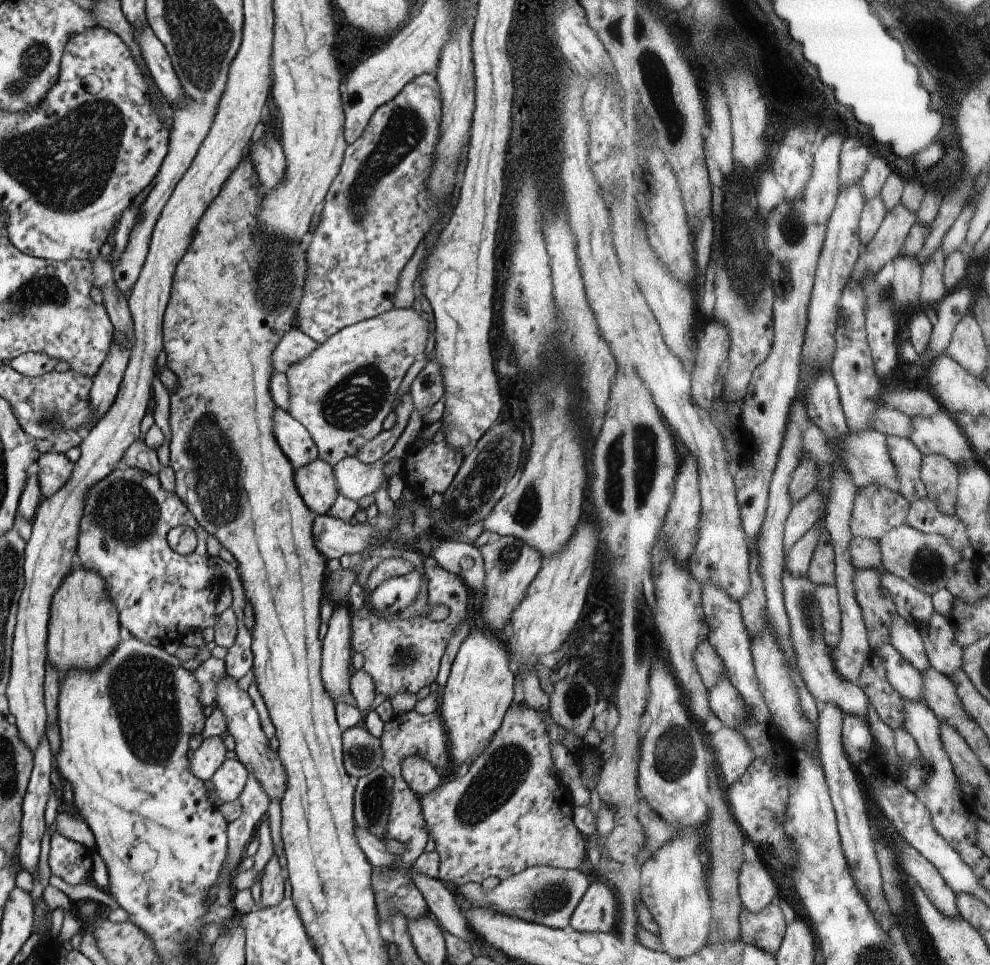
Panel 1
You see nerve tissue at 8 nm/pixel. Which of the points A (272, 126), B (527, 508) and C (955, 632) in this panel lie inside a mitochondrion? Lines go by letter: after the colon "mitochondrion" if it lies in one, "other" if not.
A: other
B: mitochondrion
C: other

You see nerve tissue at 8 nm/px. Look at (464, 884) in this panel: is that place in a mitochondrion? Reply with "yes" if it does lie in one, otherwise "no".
no

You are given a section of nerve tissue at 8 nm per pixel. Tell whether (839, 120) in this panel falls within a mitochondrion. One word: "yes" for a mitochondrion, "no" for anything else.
no

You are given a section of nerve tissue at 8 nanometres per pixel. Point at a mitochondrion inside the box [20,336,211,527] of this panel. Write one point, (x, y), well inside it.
(49, 418)

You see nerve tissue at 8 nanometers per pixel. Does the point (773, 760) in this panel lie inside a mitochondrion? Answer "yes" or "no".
no

